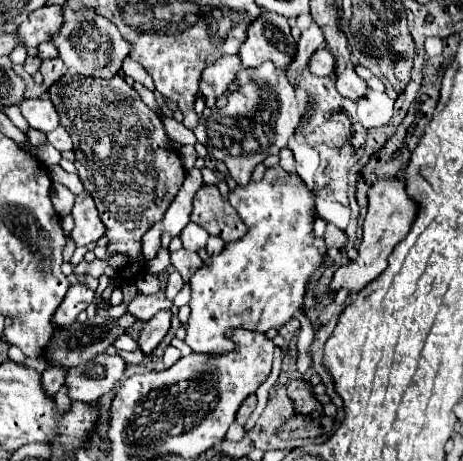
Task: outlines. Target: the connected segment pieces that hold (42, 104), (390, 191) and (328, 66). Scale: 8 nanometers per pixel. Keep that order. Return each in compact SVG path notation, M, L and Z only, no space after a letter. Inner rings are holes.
M23 99L19 109L33 129L49 133L59 127L59 115L49 99Z
M393 177L389 181L377 181L377 185L371 185L369 187L369 209L367 209L367 215L363 221L363 237L357 247L359 255L357 255L357 259L351 259L349 263L341 265L335 271L335 275L329 283L329 293L347 289L349 295L355 295L365 285L369 285L373 279L377 279L387 269L387 259L389 259L393 247L407 237L411 223L415 221L415 215L417 215L417 205L405 193L405 183L401 179Z
M317 49L309 59L309 71L313 75L333 75L335 59L327 49Z

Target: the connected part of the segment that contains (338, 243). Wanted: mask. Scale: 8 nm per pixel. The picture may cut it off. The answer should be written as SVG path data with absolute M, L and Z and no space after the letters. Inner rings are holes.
M327 223L323 239L325 239L325 245L335 247L335 249L343 249L347 243L347 235L341 229L337 229L333 223Z

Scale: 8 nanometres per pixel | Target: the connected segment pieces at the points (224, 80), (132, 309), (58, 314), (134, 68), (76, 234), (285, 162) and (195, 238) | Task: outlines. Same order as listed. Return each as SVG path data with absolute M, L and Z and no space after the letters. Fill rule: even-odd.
M223 55L203 69L199 87L209 105L227 93L227 87L233 81L233 75L237 75L237 69L241 69L241 59L237 55Z
M157 291L153 295L137 295L129 303L129 313L133 313L141 321L149 321L155 313L171 307L173 307L173 301L169 301L163 291Z
M77 283L77 285L71 285L61 307L53 313L53 325L55 327L65 327L65 325L71 325L75 321L75 317L87 309L87 305L93 301L93 291L83 285L83 283Z
M127 57L125 61L123 61L123 73L125 75L129 75L129 77L133 77L137 83L141 83L141 85L145 85L147 89L155 89L155 85L153 85L153 79L147 75L147 71L137 63L137 61L133 61L131 57Z
M87 191L75 197L75 207L71 215L75 219L75 227L71 231L71 239L75 241L75 245L85 247L89 243L97 243L97 239L105 235L105 225L101 223L93 197Z
M285 147L285 149L281 149L279 157L281 157L279 167L281 167L281 169L285 169L287 173L295 173L295 159L293 159L293 153L291 153L287 147Z
M189 223L185 227L185 231L181 231L181 241L183 241L183 247L185 249L191 249L191 251L199 251L199 249L205 249L205 243L207 243L207 233L205 229L201 229L199 225L195 223Z

